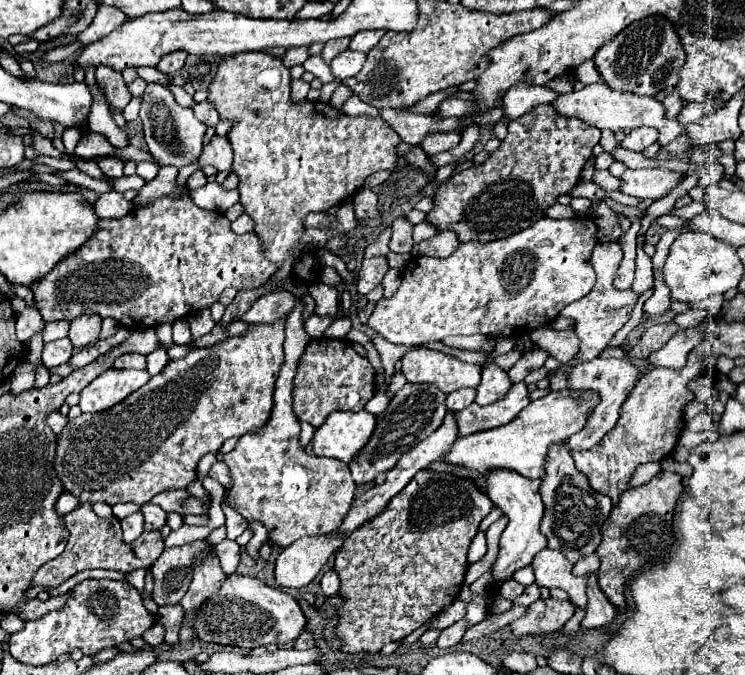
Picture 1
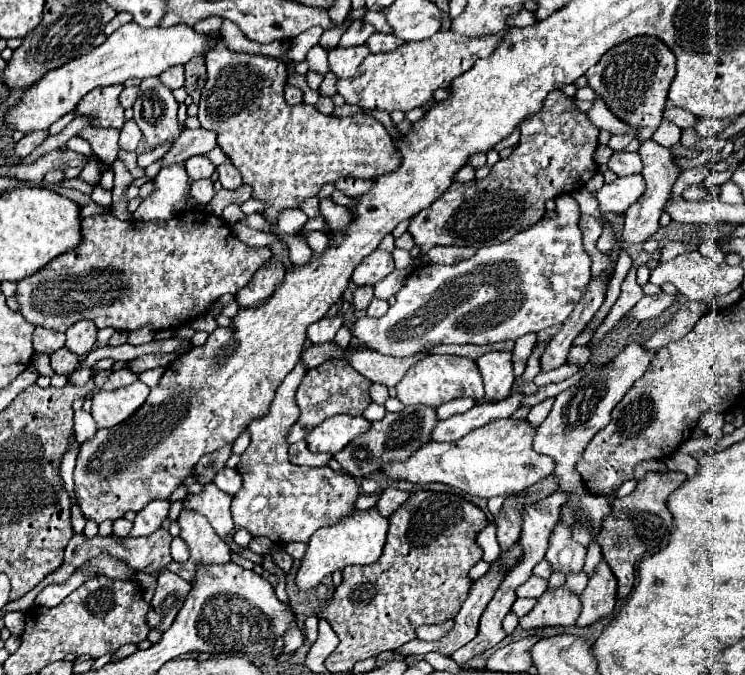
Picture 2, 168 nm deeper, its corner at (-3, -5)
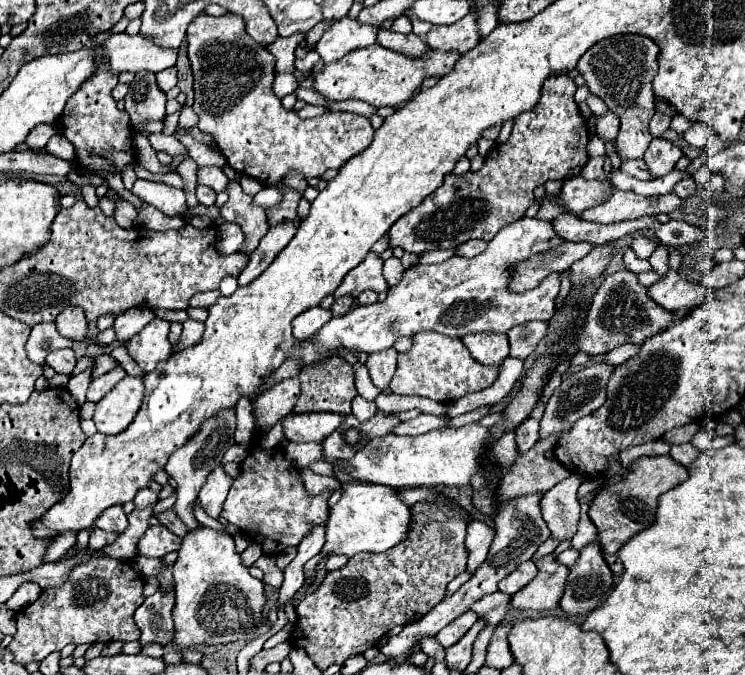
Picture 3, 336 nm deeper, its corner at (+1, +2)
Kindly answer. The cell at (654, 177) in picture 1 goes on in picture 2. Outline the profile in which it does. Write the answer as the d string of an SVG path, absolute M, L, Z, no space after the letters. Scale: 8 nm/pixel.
M638 173L632 177L618 177L614 183L604 185L594 195L604 213L608 213L608 211L624 213L630 205L634 205L640 199L640 195L644 193L644 185L646 185L646 181Z

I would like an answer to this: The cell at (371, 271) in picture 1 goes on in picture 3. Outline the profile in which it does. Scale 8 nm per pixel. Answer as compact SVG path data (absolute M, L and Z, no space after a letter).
M344 296L344 298L334 300L334 304L330 306L330 312L332 316L344 316L352 306L354 306L354 300L350 296Z

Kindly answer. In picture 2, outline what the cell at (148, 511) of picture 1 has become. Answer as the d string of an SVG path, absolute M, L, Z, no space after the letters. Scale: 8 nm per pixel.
M152 501L152 503L148 503L142 511L138 511L130 537L150 535L156 529L160 529L162 523L168 519L168 509L170 509L170 501Z

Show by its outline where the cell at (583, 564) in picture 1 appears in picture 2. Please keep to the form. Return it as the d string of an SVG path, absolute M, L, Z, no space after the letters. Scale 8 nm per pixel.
M592 543L588 547L588 555L586 555L586 565L584 565L584 573L590 577L596 571L596 565L602 561L602 553L600 553L600 545Z

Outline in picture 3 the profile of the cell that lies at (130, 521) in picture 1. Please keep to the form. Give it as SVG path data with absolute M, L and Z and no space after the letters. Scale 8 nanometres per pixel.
M116 504L116 506L110 506L108 510L104 510L104 514L100 514L100 518L96 518L94 526L120 534L128 528L128 520L126 520L126 514L124 514L122 506Z

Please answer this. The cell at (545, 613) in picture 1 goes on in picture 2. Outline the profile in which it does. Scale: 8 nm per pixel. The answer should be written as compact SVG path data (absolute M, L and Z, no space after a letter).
M564 587L554 591L546 591L538 597L538 603L530 613L520 617L522 629L536 629L536 627L572 627L580 617L580 597L572 595Z

